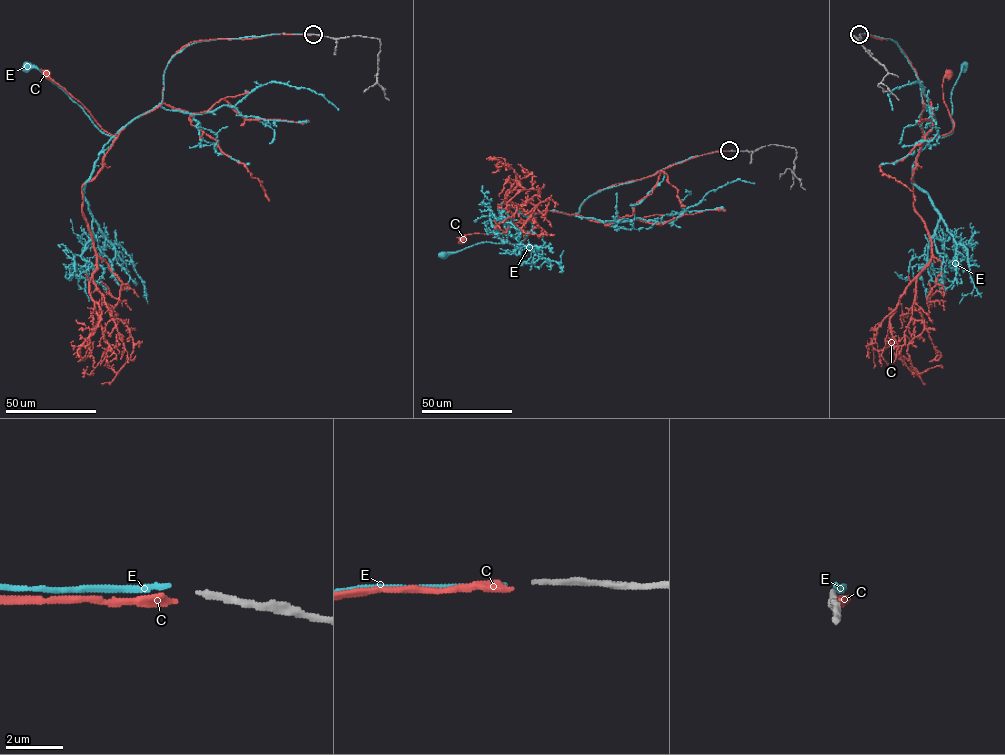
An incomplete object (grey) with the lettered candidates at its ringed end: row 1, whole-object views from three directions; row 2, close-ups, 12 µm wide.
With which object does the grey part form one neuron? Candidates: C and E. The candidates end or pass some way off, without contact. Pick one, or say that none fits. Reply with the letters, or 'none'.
E

